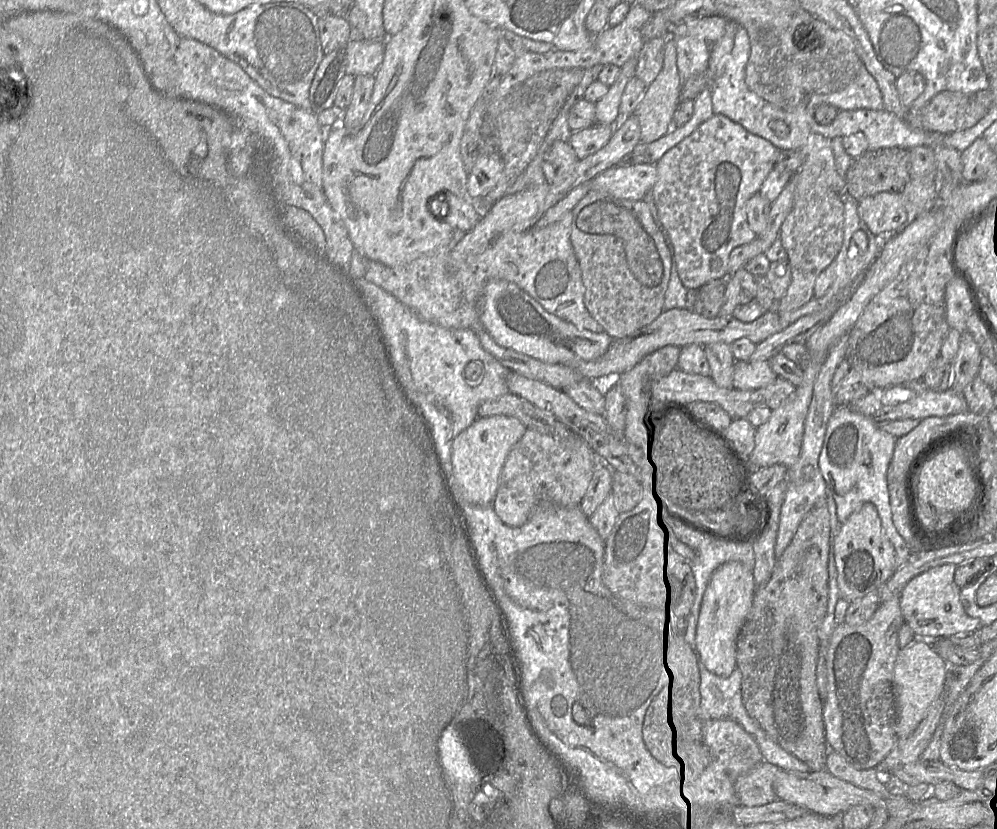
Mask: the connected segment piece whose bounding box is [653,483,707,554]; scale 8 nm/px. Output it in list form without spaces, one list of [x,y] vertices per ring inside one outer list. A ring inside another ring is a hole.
[[[656,483],[653,486],[656,491],[655,502],[657,504],[657,517],[664,527],[664,530],[667,533],[675,535],[678,541],[684,542],[699,554],[699,544],[707,537],[707,532],[696,530],[690,526],[689,522],[670,514],[663,503],[663,500],[665,500],[669,506],[664,494]]]

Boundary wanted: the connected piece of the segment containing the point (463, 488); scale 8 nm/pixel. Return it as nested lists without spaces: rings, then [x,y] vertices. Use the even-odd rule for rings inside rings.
[[[492,415],[477,418],[455,438],[449,464],[440,462],[440,465],[447,490],[458,507],[492,503],[507,456],[526,430],[515,417]]]

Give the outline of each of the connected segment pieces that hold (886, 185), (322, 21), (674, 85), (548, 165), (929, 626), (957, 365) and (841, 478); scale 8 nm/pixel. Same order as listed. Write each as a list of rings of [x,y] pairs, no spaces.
[[[888,147],[865,152],[853,158],[853,164],[845,174],[846,193],[860,201],[880,192],[900,192],[911,179],[911,155],[909,149]]]
[[[322,16],[318,18],[320,42],[324,54],[347,46],[350,40],[351,26],[343,16]]]
[[[672,39],[666,40],[663,68],[655,81],[646,88],[645,93],[632,113],[632,115],[639,121],[641,143],[644,144],[655,142],[662,136],[666,135],[671,127],[672,116],[682,101],[681,90],[683,81],[677,68],[676,47]]]
[[[556,140],[542,154],[541,169],[546,183],[559,185],[574,171],[579,159],[568,142]]]
[[[945,564],[926,570],[906,582],[899,593],[899,608],[903,618],[903,624],[898,629],[897,643],[899,648],[903,648],[913,640],[925,639],[948,639],[954,637],[953,629],[955,624],[951,622],[951,618],[955,618],[957,601],[959,601],[959,587],[954,581],[954,574],[957,565]]]
[[[968,333],[962,334],[957,355],[943,373],[938,390],[952,390],[964,395],[972,381],[979,375],[981,352],[973,336]]]
[[[846,359],[839,364],[832,379],[833,391],[836,407],[828,420],[818,462],[827,491],[831,541],[832,535],[837,533],[840,526],[854,511],[858,510],[863,504],[865,505],[865,503],[872,504],[892,542],[896,570],[902,566],[911,554],[911,549],[893,524],[889,504],[886,475],[897,438],[879,429],[870,417],[858,413],[848,406],[848,404],[867,395],[870,389],[864,384],[861,375],[855,369],[850,369]]]

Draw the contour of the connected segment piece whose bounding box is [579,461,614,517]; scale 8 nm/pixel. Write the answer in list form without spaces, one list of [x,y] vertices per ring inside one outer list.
[[[603,461],[597,463],[592,480],[579,506],[587,516],[605,501],[612,489],[614,470]]]

